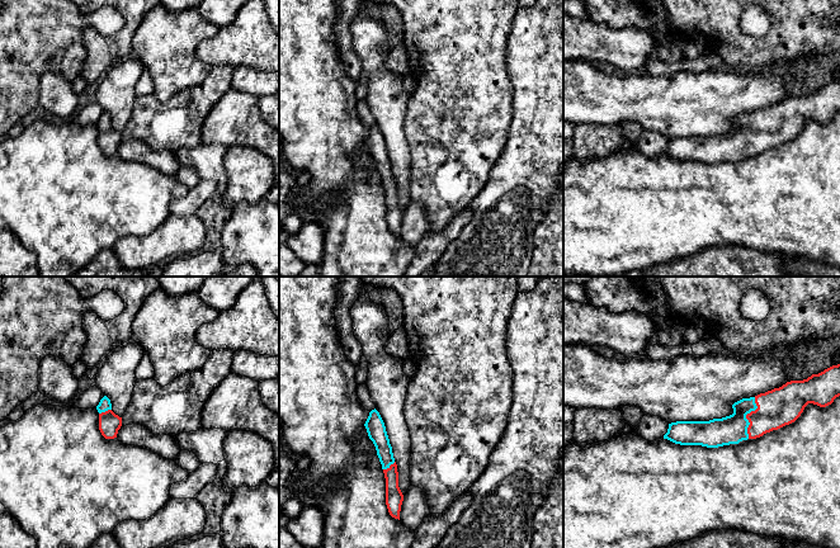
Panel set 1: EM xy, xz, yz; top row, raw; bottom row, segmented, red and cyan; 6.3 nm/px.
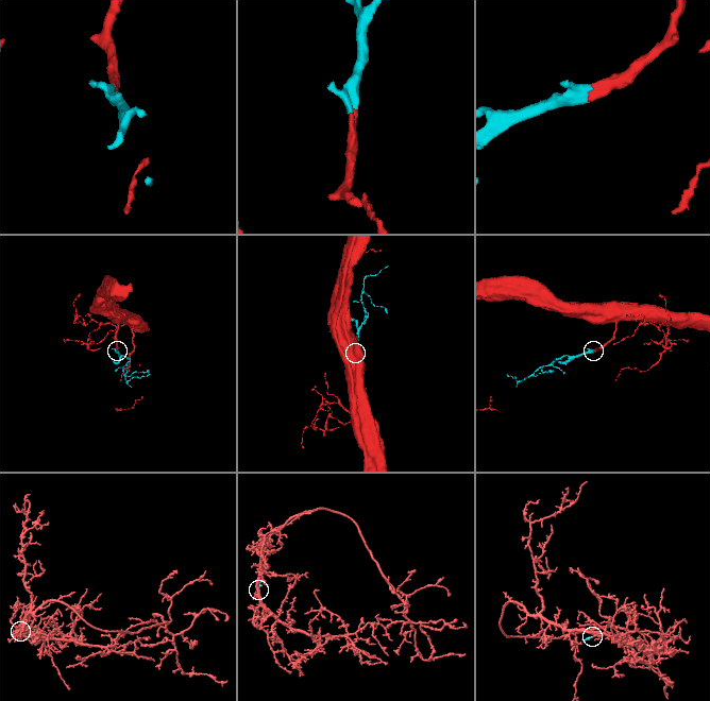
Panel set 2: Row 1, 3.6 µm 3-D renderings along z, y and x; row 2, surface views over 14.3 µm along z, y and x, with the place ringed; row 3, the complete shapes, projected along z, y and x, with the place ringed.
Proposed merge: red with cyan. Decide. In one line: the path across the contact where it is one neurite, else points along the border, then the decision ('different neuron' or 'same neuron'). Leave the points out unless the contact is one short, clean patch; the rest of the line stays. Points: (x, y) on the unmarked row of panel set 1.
runs through yz (782, 122), (755, 132), (746, 132), (732, 145); same neuron

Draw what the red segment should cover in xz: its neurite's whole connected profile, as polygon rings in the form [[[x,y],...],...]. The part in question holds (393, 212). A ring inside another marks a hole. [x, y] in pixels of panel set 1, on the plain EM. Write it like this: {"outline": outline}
{"outline": [[[374,124],[364,140],[369,155],[373,157],[386,194],[386,221],[392,233],[400,236],[404,211],[398,203],[397,180],[392,162],[379,128]]]}

